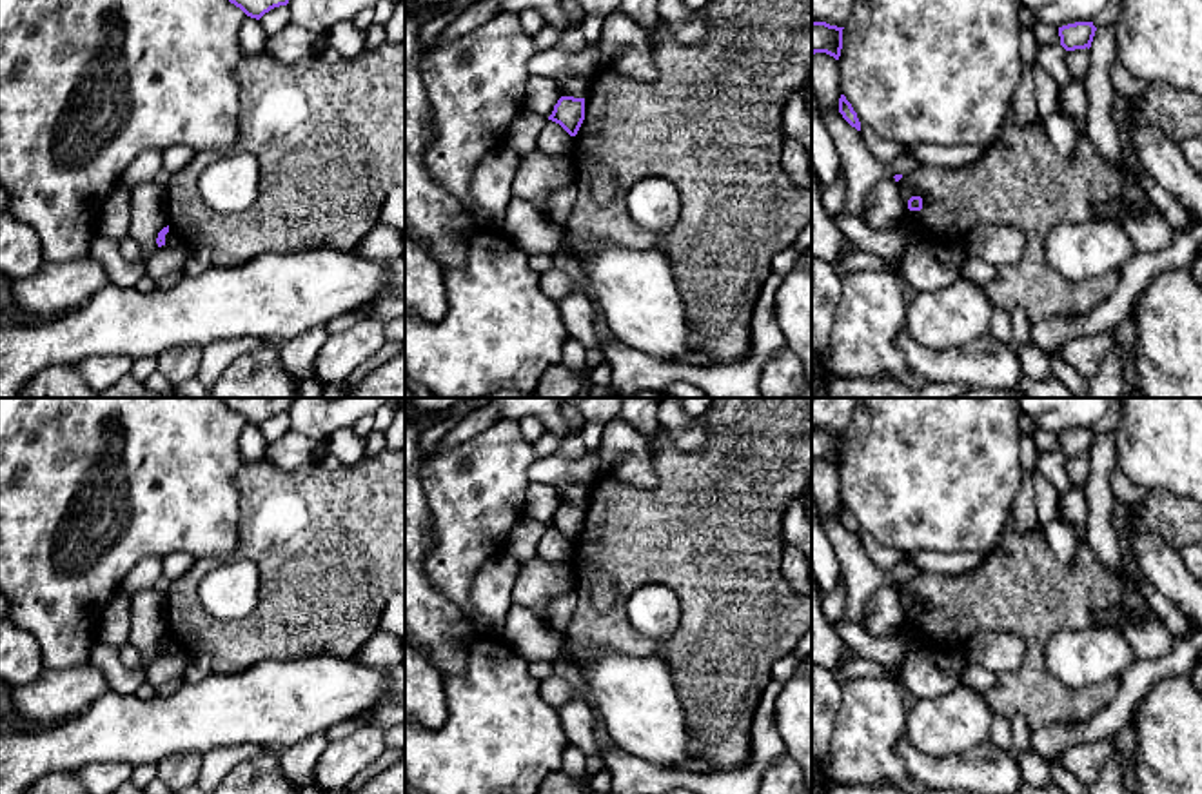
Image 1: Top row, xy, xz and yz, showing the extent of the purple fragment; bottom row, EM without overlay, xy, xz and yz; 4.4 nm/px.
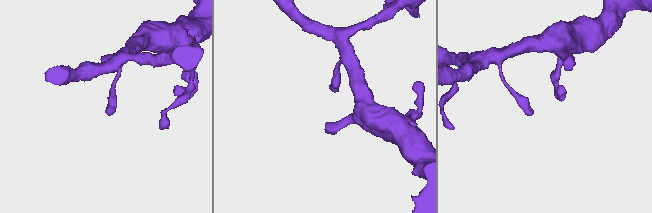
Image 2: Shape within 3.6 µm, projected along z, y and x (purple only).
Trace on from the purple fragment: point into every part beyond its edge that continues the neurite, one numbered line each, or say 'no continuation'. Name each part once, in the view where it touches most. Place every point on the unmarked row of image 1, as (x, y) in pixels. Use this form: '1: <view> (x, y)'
no continuation

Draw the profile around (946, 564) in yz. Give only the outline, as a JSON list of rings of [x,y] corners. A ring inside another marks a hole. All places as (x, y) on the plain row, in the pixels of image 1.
[[[908,552],[908,563],[913,563],[922,572],[941,576],[959,576],[980,567],[986,556],[979,552]]]

